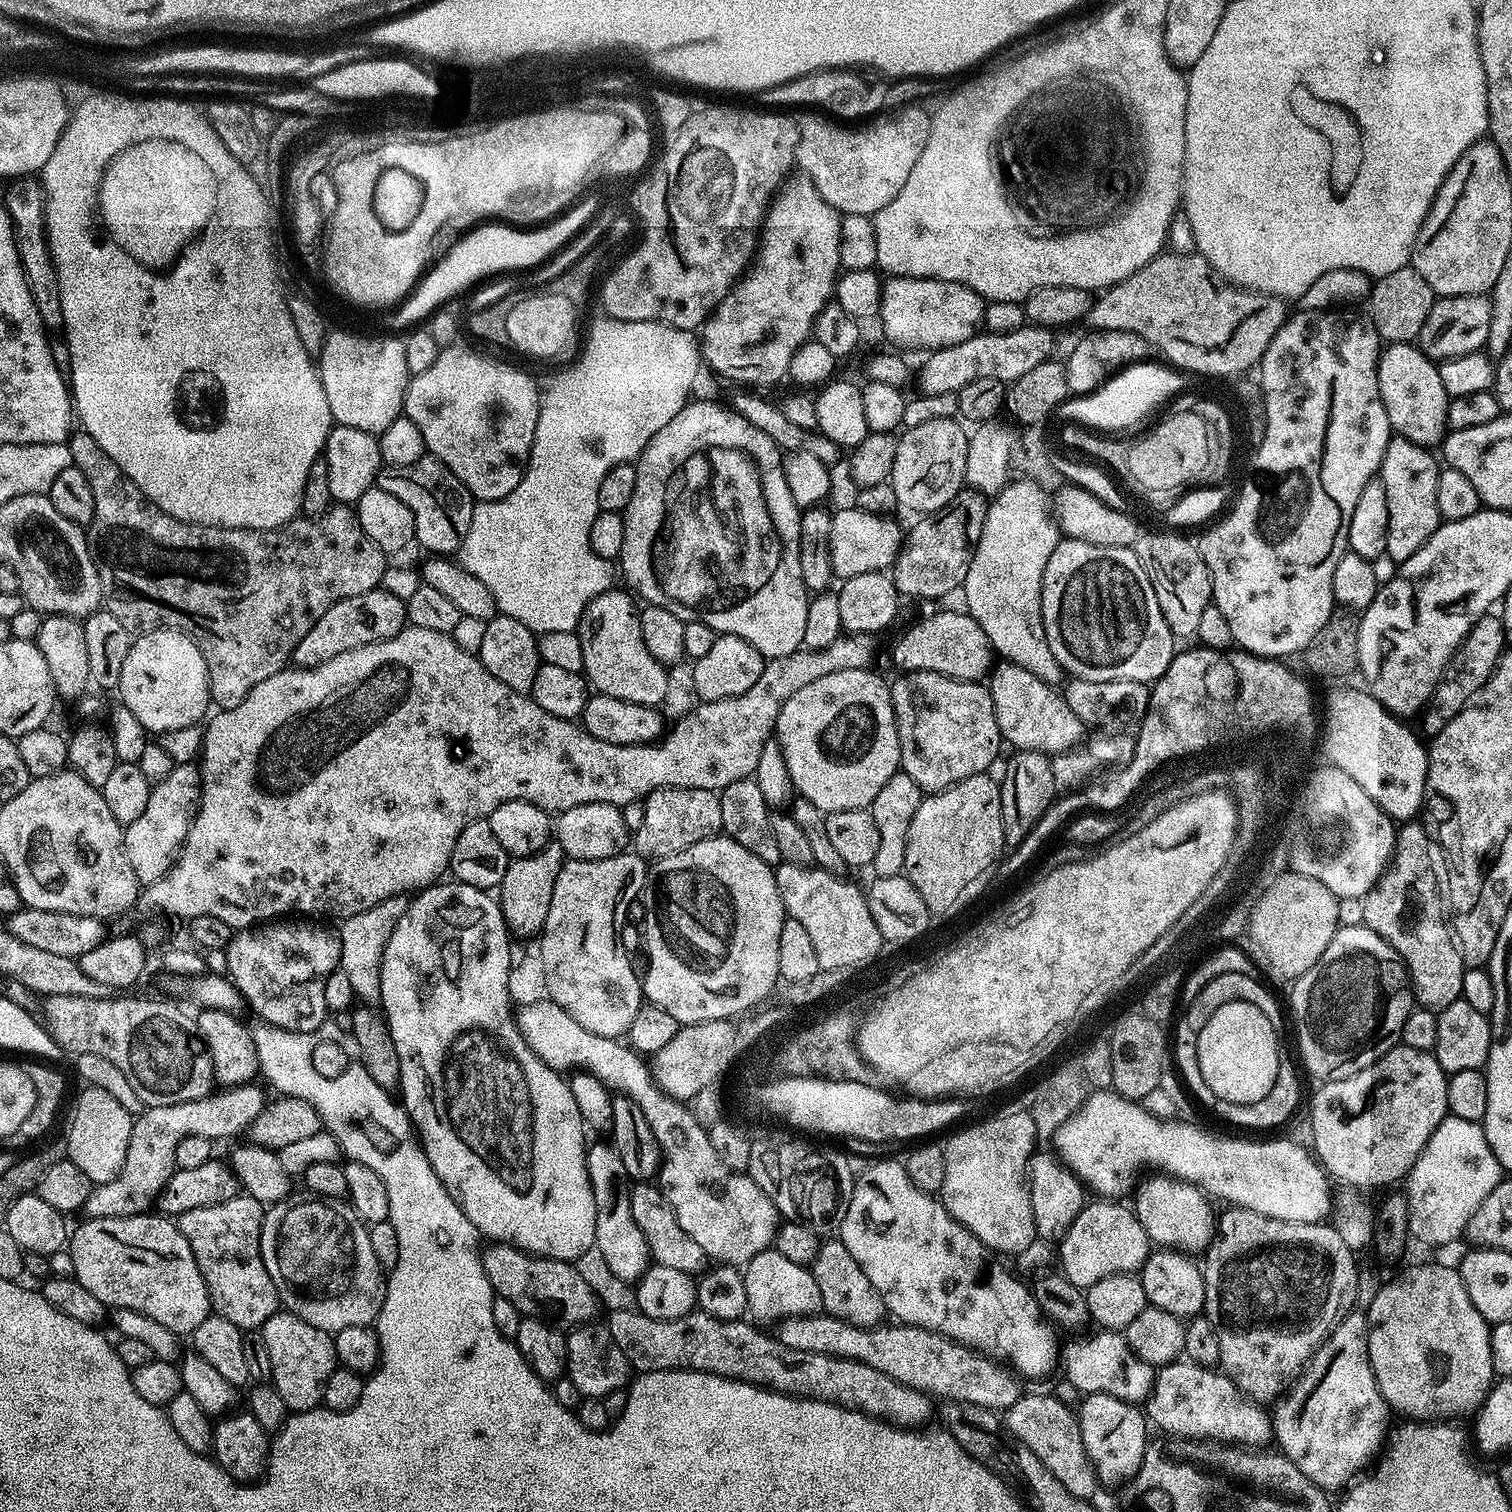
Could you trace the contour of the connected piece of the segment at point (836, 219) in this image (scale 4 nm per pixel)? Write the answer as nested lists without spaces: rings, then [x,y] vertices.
[[[792,174],[785,179],[780,185],[773,201],[768,205],[767,213],[764,217],[764,223],[760,229],[758,244],[764,248],[784,248],[784,252],[762,252],[758,248],[754,253],[754,259],[751,261],[748,271],[752,273],[752,344],[732,344],[732,348],[736,348],[736,352],[728,352],[728,344],[708,344],[702,348],[702,356],[708,364],[720,376],[725,376],[728,380],[737,380],[740,386],[752,386],[748,384],[776,384],[781,379],[787,377],[790,358],[794,350],[798,346],[802,346],[804,341],[812,336],[812,323],[816,320],[816,315],[829,303],[834,296],[834,285],[838,279],[838,273],[841,271],[840,255],[838,254],[838,246],[840,245],[840,216],[836,209],[831,208],[829,204],[822,198],[822,194],[818,194],[818,190],[810,182],[810,178],[803,174]]]

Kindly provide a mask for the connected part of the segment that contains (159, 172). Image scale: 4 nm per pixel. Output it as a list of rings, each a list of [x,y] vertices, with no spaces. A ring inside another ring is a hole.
[[[176,144],[132,148],[128,156],[116,161],[116,168],[104,182],[104,212],[108,212],[112,232],[120,236],[120,244],[135,253],[138,263],[153,264],[156,269],[171,261],[173,253],[204,223],[211,208],[212,176],[208,176],[208,168]]]

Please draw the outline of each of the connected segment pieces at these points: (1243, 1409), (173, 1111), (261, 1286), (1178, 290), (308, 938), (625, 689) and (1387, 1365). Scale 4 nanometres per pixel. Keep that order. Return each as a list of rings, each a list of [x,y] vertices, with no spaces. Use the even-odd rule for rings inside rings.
[[[1177,1362],[1165,1364],[1157,1371],[1152,1395],[1146,1401],[1146,1416],[1164,1431],[1161,1433],[1172,1438],[1260,1450],[1274,1440],[1272,1417],[1260,1408],[1263,1407],[1257,1401],[1249,1400],[1237,1390],[1223,1371],[1203,1368],[1191,1362]]]
[[[255,1083],[241,1084],[237,1088],[220,1090],[217,1096],[205,1094],[200,1100],[187,1100],[174,1106],[145,1107],[132,1121],[130,1146],[118,1178],[93,1187],[90,1198],[86,1198],[84,1203],[83,1215],[89,1220],[145,1215],[151,1209],[148,1207],[157,1203],[168,1180],[177,1171],[178,1142],[190,1134],[202,1134],[220,1142],[223,1136],[247,1129],[266,1103],[263,1090],[256,1087]]]
[[[241,1194],[230,1198],[221,1204],[214,1206],[202,1206],[201,1208],[194,1208],[179,1213],[178,1227],[180,1232],[186,1238],[186,1242],[190,1242],[190,1250],[194,1254],[194,1262],[198,1262],[198,1270],[202,1274],[202,1278],[208,1287],[208,1298],[210,1301],[210,1308],[215,1315],[226,1318],[230,1322],[234,1322],[234,1326],[238,1326],[242,1330],[260,1330],[263,1329],[265,1322],[270,1319],[272,1315],[281,1307],[280,1295],[274,1286],[274,1282],[270,1278],[270,1274],[266,1270],[266,1266],[262,1262],[262,1250],[260,1249],[260,1235],[262,1234],[262,1226],[264,1225],[264,1213],[266,1211],[265,1205],[258,1203],[254,1197],[247,1194]]]
[[[1161,254],[1134,274],[1130,274],[1130,278],[1101,291],[1095,297],[1086,320],[1087,323],[1092,323],[1093,329],[1096,330],[1130,330],[1134,334],[1142,334],[1142,338],[1146,338],[1146,342],[1150,342],[1159,355],[1161,352],[1165,356],[1164,360],[1169,365],[1185,373],[1202,372],[1208,374],[1210,378],[1216,378],[1219,372],[1222,372],[1226,377],[1231,377],[1236,369],[1252,363],[1256,356],[1264,357],[1266,346],[1270,346],[1270,338],[1274,338],[1274,334],[1283,326],[1286,319],[1285,301],[1275,296],[1261,294],[1258,297],[1260,316],[1256,316],[1256,320],[1254,316],[1248,316],[1250,320],[1240,322],[1234,330],[1238,332],[1234,342],[1234,332],[1232,338],[1228,336],[1230,334],[1228,316],[1234,310],[1228,306],[1232,306],[1232,302],[1238,300],[1240,298],[1236,285],[1221,279],[1208,265],[1206,257],[1199,254],[1191,256]]]
[[[284,918],[279,922],[264,922],[259,926],[253,926],[250,928],[241,928],[239,931],[233,935],[232,939],[228,942],[228,947],[226,949],[228,953],[228,970],[227,975],[230,977],[231,981],[236,985],[237,990],[240,992],[241,996],[244,997],[245,1001],[249,1005],[257,1004],[260,1008],[280,1008],[283,1004],[289,1004],[292,1008],[297,1008],[300,1012],[308,1012],[311,1008],[318,1008],[318,1010],[324,1008],[324,983],[326,978],[330,978],[330,974],[337,971],[341,967],[340,959],[345,955],[340,945],[339,935],[335,931],[332,932],[328,928],[323,928],[323,923],[312,922],[316,924],[307,924],[307,919],[296,918],[300,920],[288,920],[292,918]]]
[[[616,591],[598,594],[580,612],[574,631],[582,646],[583,675],[599,695],[626,702],[663,705],[664,695],[668,692],[665,665],[657,662],[654,654],[646,650],[637,601],[627,591]]]
[[[1416,1262],[1413,1268],[1408,1268],[1405,1272],[1400,1272],[1396,1277],[1393,1278],[1389,1284],[1384,1284],[1376,1293],[1372,1296],[1372,1301],[1369,1302],[1368,1308],[1366,1307],[1366,1315],[1370,1321],[1368,1325],[1368,1357],[1370,1358],[1370,1366],[1374,1370],[1374,1378],[1376,1379],[1376,1385],[1378,1390],[1382,1394],[1385,1404],[1388,1405],[1389,1409],[1393,1413],[1401,1412],[1402,1415],[1408,1416],[1409,1421],[1412,1422],[1452,1422],[1455,1416],[1464,1416],[1467,1412],[1475,1413],[1480,1408],[1481,1404],[1488,1396],[1488,1392],[1491,1391],[1494,1385],[1494,1373],[1492,1371],[1492,1355],[1490,1354],[1490,1325],[1487,1320],[1482,1318],[1482,1314],[1478,1314],[1478,1310],[1474,1310],[1474,1302],[1470,1302],[1470,1294],[1466,1294],[1466,1286],[1462,1286],[1462,1278],[1460,1277],[1459,1271],[1455,1267],[1447,1268],[1444,1264],[1420,1264],[1424,1262]]]

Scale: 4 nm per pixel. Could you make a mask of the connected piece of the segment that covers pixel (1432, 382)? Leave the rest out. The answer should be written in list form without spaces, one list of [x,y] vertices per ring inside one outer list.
[[[1415,343],[1388,344],[1380,353],[1380,365],[1378,366],[1378,390],[1382,394],[1382,402],[1386,406],[1386,418],[1390,422],[1393,433],[1418,446],[1429,450],[1435,449],[1443,441],[1448,426],[1448,401],[1446,386],[1442,386],[1442,374],[1437,361],[1426,355]]]

